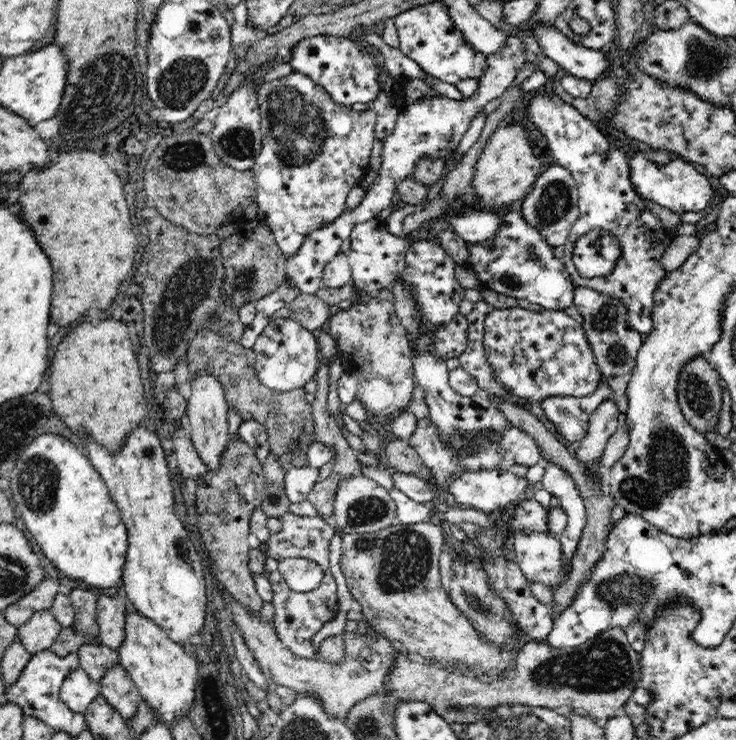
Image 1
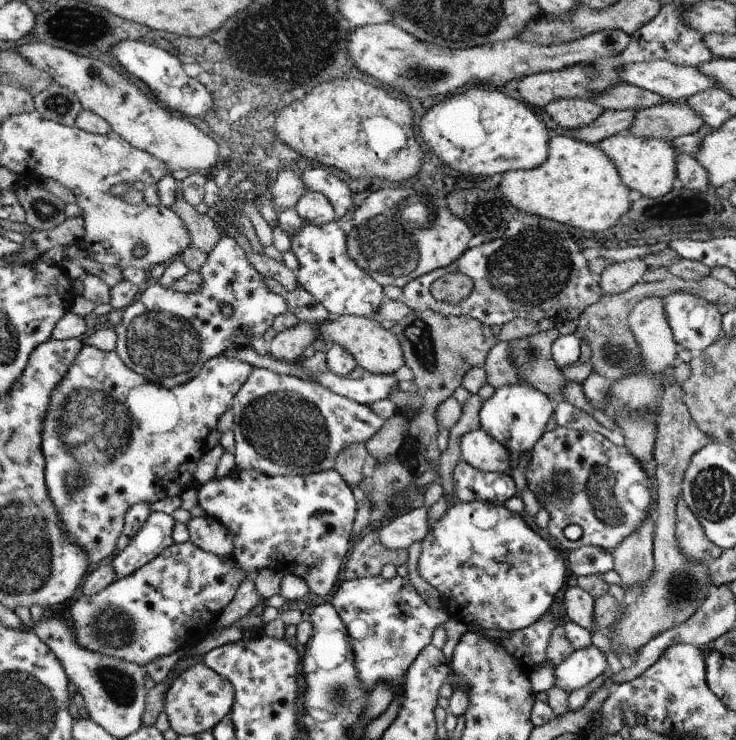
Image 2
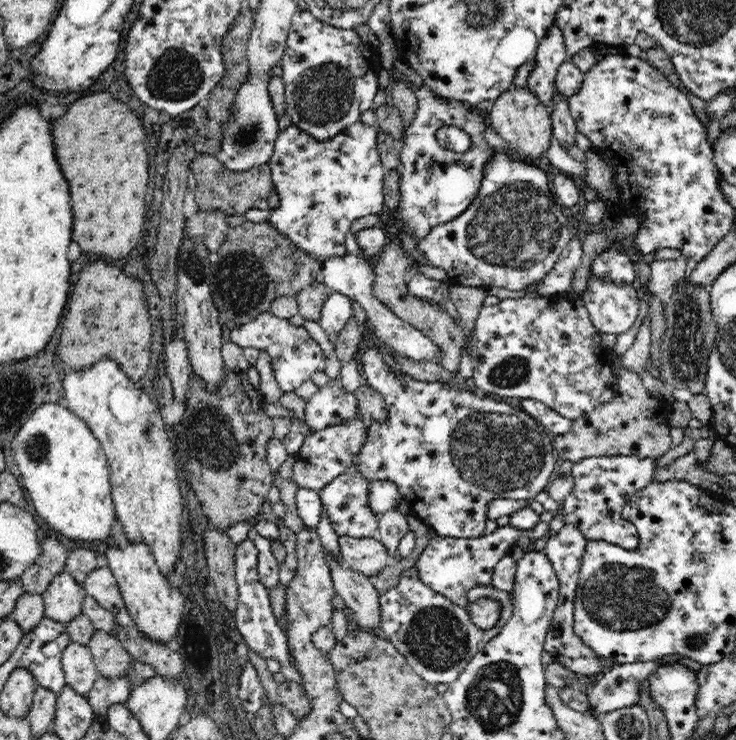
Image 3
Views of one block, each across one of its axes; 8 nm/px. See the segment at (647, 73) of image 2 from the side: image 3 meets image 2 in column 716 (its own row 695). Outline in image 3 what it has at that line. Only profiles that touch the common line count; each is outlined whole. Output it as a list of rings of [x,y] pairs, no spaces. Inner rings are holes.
[[[74,641],[66,646],[61,657],[66,684],[82,696],[86,696],[96,679],[102,676],[94,663],[90,647]]]

